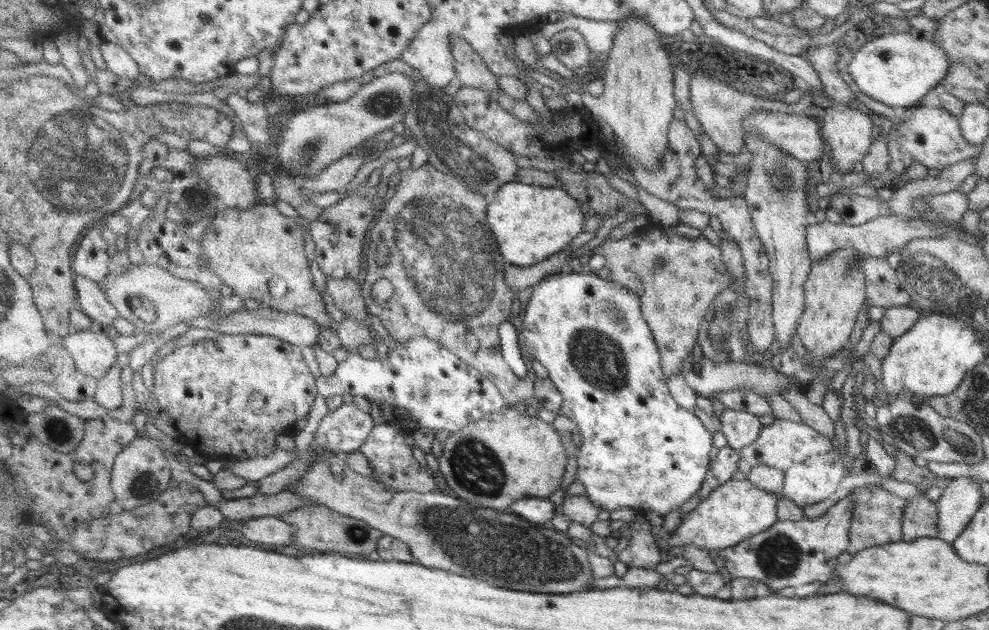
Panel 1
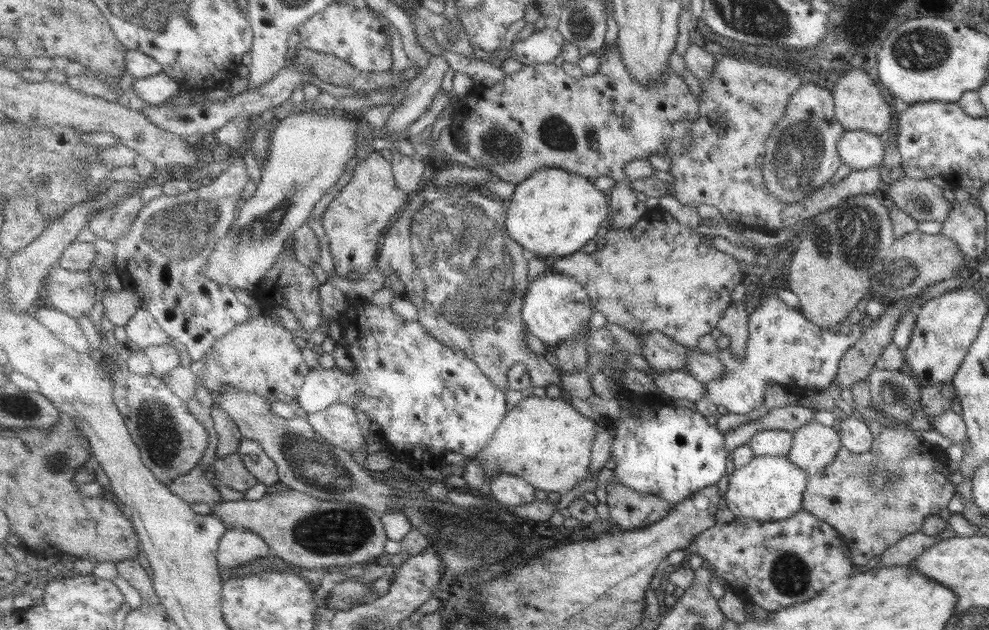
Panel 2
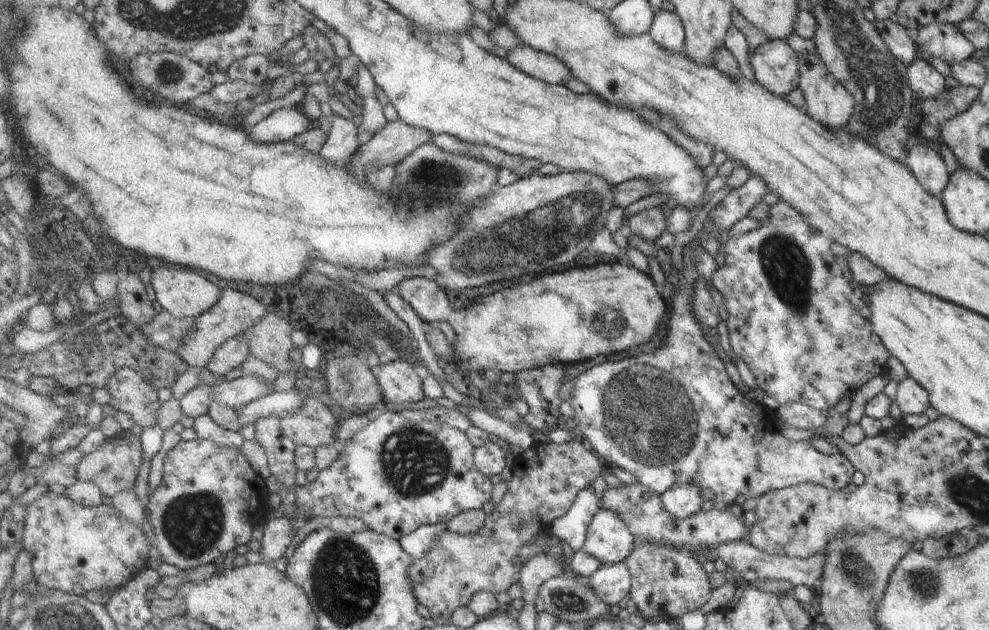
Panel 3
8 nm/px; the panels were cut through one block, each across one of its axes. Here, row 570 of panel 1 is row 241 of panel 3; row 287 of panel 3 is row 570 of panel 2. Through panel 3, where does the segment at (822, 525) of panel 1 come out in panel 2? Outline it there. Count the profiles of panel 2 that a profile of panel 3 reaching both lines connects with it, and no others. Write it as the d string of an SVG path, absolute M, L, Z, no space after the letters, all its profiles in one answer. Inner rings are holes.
M804 509L784 521L758 523L749 519L734 519L728 524L718 522L712 529L704 530L695 544L698 546L696 554L714 566L716 574L724 578L740 599L754 603L770 613L807 602L820 595L827 584L835 585L852 574L853 565L844 538L828 522L821 522Z

